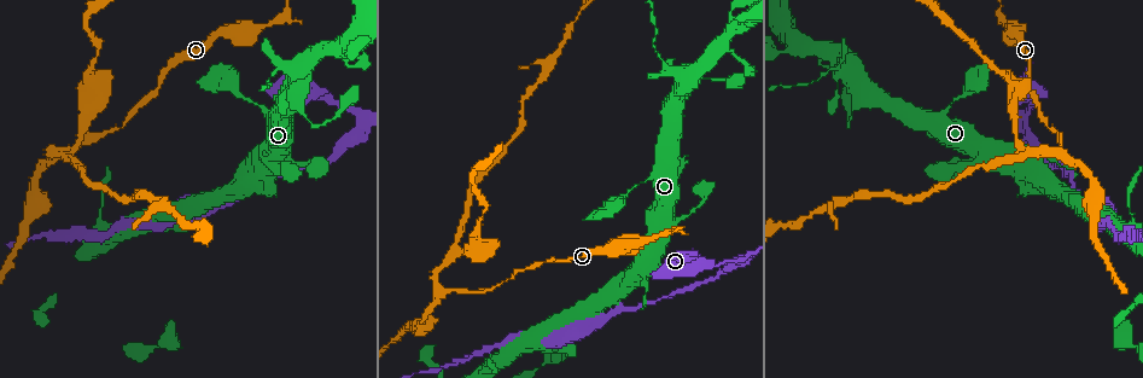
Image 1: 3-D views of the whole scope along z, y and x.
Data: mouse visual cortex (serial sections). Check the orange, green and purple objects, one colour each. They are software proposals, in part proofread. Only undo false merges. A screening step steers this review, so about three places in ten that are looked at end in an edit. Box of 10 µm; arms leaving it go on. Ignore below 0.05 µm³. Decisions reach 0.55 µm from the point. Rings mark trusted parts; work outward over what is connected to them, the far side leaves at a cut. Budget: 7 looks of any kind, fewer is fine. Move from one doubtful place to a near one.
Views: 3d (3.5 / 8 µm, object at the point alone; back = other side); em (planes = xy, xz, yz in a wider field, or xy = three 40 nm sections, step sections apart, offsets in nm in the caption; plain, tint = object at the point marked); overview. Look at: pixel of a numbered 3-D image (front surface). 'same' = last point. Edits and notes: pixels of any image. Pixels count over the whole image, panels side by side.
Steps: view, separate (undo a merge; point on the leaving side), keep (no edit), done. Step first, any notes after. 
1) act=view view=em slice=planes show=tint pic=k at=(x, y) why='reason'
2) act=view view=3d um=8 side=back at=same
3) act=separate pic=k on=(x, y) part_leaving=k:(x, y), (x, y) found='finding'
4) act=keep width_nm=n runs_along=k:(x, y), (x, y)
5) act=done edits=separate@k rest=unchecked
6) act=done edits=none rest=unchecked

act=view view=3d um=3.5 pic=1 at=(1024, 156) why='arms part here'

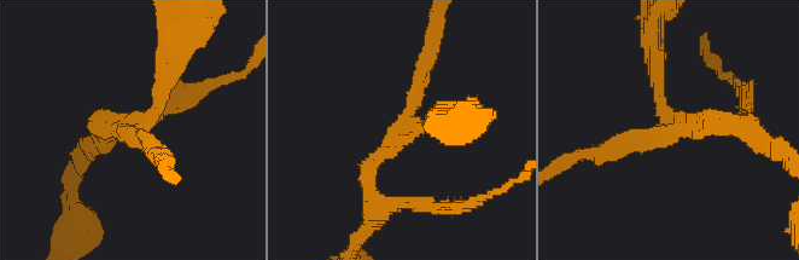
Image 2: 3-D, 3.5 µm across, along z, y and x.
act=view view=em slice=xy step=2 show=tint pic=2 at=(402, 126) arms=3 arm_widths_nm=150,200,200

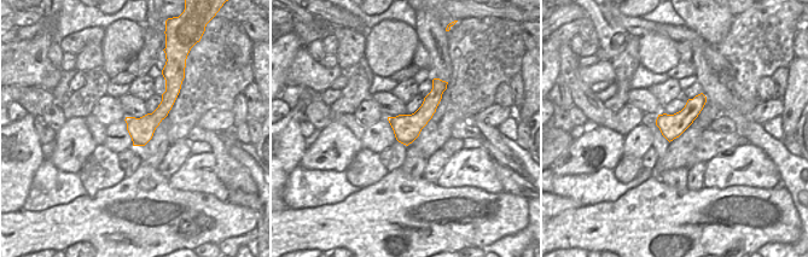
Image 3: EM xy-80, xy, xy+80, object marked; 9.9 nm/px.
act=keep found='continuous, no second cell'

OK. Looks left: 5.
act=view view=3d um=3.5 side=back pic=1 at=(88, 71) why='sudden change in width'

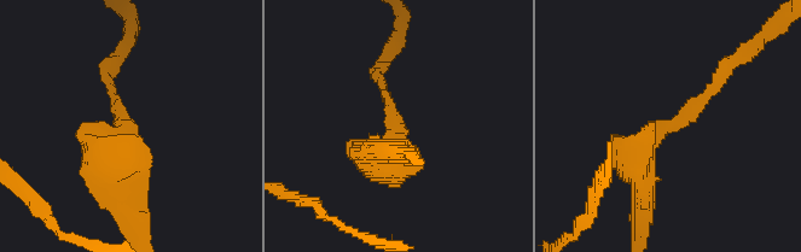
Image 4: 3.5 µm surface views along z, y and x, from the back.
act=view view=em slice=xy step=5 show=tint pic=4 at=(396, 123) arm_widths_nm=150,400 why='need the tissue'

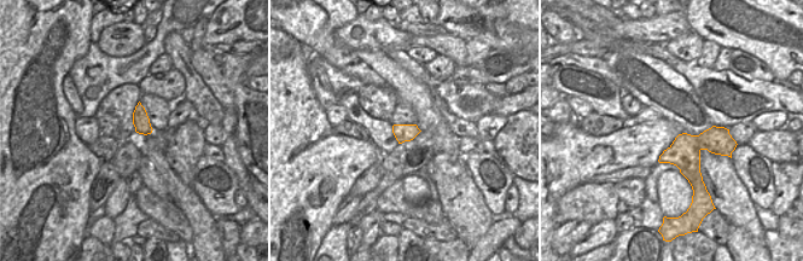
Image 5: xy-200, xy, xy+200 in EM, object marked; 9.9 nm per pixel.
act=keep runs_along=4:(642, 188), (638, 156), (725, 70) found='one cell here'

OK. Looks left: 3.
act=view view=3d um=3.5 pic=1 at=(716, 266) why='a narrow waist'

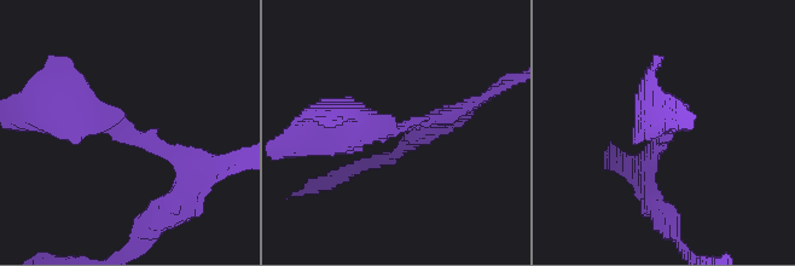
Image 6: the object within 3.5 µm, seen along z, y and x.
act=view view=em slice=planes show=tint pic=6 at=(665, 136)

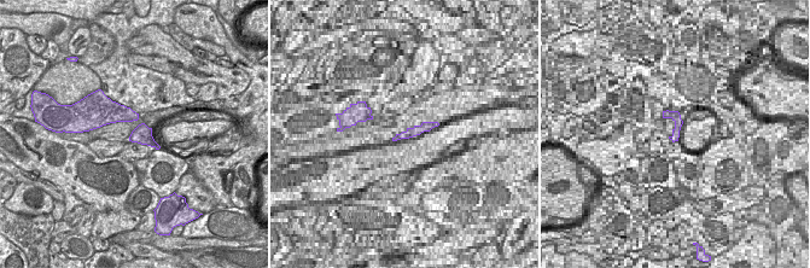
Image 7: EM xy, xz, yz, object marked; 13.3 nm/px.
act=keep width_nm=240 runs_along=6:(58, 117), (110, 113), (173, 157), (184, 180) found='continuous, no second cell'

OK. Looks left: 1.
act=done edits=none rest=unchecked

